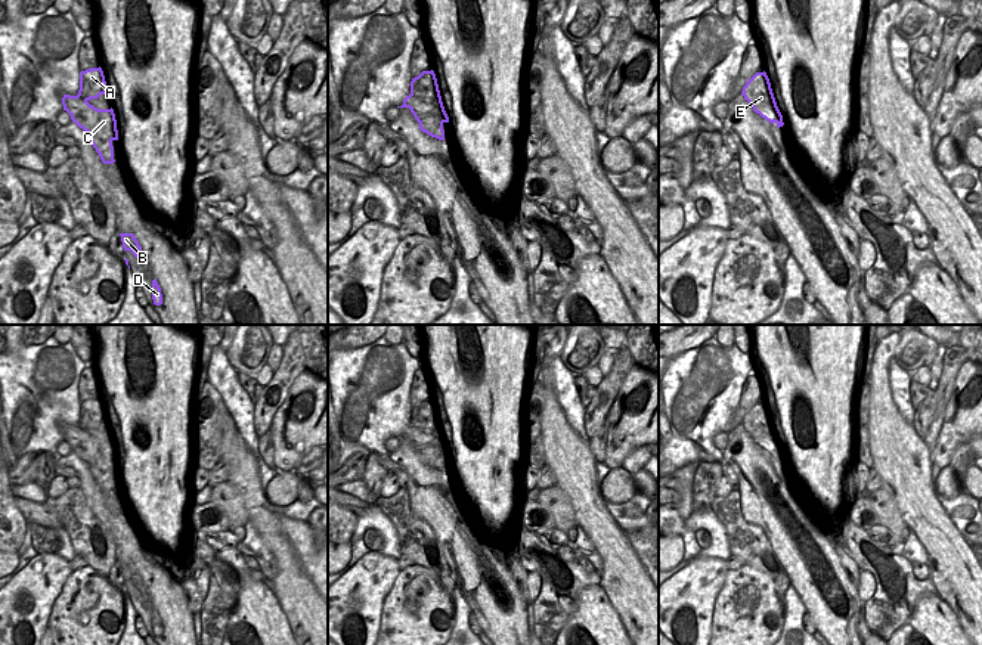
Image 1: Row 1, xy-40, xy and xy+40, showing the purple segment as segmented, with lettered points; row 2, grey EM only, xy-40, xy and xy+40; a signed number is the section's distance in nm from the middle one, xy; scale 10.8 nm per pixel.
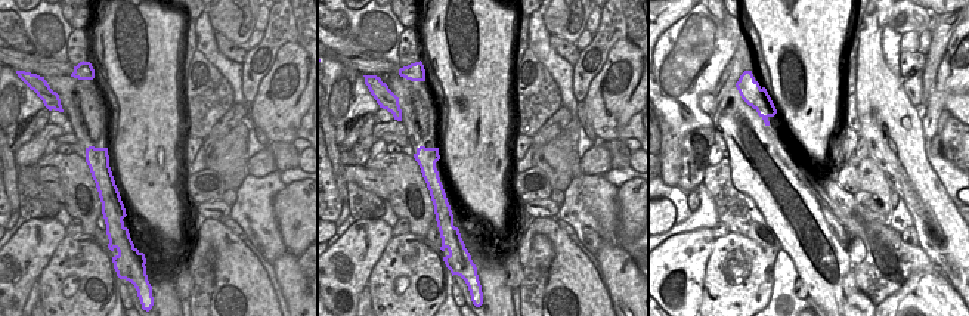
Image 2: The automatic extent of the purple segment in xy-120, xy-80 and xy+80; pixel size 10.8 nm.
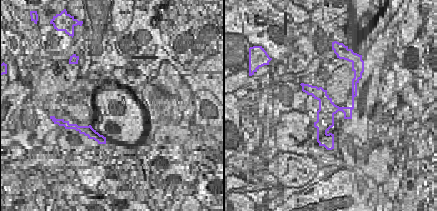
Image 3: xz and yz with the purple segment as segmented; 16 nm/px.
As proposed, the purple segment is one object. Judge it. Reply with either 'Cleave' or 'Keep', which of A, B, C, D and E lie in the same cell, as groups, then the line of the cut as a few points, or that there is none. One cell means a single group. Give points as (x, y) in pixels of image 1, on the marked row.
Cleave. Groups: A E / B C D. Split along xy+40 (749, 101), (758, 105), (768, 105), (777, 121).

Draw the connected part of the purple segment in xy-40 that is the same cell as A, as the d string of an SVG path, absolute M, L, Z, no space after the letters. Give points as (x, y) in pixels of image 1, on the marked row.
M100 66L80 72L78 94L86 100L97 99L100 94L108 94L105 75Z

